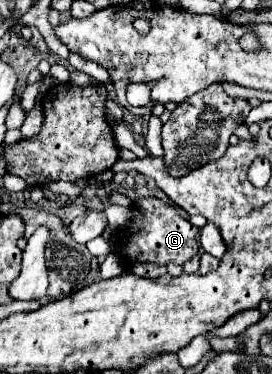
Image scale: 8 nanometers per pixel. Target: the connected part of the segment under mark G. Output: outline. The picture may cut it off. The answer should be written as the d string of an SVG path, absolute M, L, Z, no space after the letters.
M143 197L133 201L133 219L131 219L131 225L125 231L121 231L119 245L123 247L121 255L129 267L135 263L183 265L193 255L199 253L197 235L199 235L199 229L191 225L187 219L183 219L173 205L163 203L157 197Z

